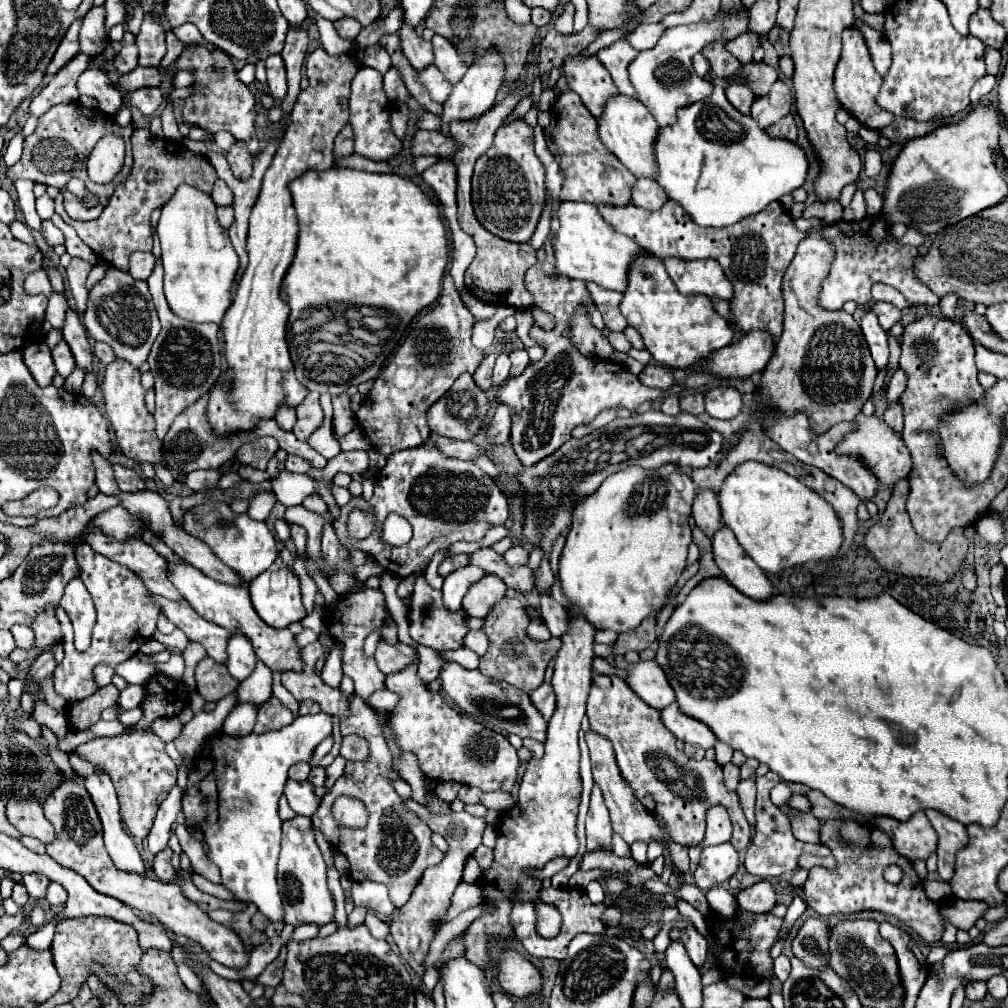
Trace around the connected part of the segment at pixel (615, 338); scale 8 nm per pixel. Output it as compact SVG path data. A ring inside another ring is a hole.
M610 333L608 335L608 339L610 339L610 345L616 349L616 351L628 351L632 345L630 345L630 341L624 337L624 333Z

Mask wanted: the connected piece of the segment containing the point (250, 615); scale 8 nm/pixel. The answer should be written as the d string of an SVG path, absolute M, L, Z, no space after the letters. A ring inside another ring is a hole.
M190 563L172 565L170 579L176 585L176 589L184 595L184 599L206 621L216 623L216 625L228 629L230 633L240 631L252 643L258 659L264 665L268 665L272 671L284 673L284 671L296 671L296 669L304 667L304 661L300 661L302 649L296 645L294 635L288 629L272 629L270 625L264 625L264 621L260 621L258 613L252 609L248 587L234 587L234 585L224 585L220 581L214 581L214 579L206 577L204 573L200 573L200 569L192 567Z

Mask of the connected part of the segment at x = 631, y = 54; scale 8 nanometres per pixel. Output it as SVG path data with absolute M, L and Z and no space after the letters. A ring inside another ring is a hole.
M624 39L612 43L606 49L600 49L596 55L602 61L602 65L608 69L612 79L616 81L620 95L628 95L632 99L638 99L638 97L636 97L636 91L632 89L632 83L628 77L628 65L636 59L636 55L638 55L638 51L632 49L628 45L628 41L624 41Z

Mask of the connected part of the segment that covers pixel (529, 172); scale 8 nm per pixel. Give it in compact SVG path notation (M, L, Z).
M520 119L510 125L502 125L492 147L476 161L472 175L472 207L476 219L492 235L512 241L528 243L546 203L544 165L534 153L532 129Z

